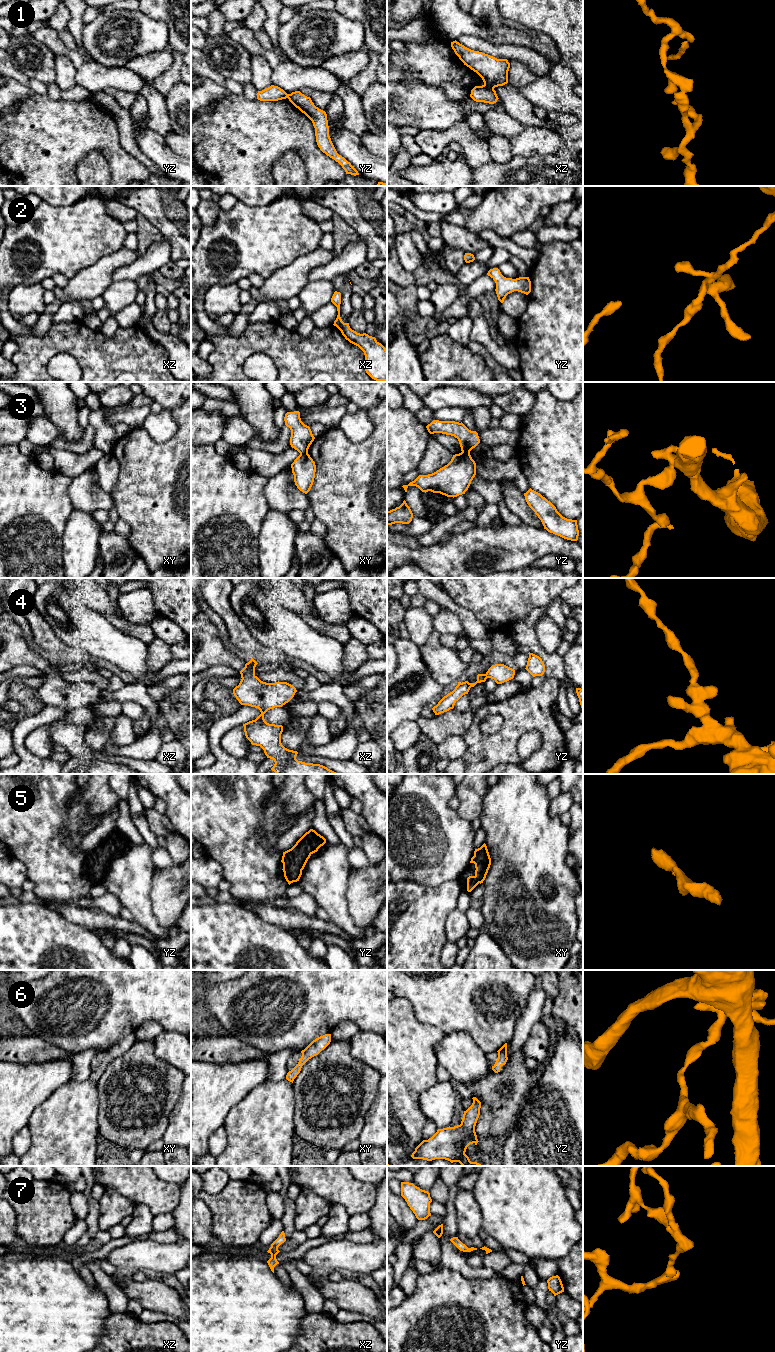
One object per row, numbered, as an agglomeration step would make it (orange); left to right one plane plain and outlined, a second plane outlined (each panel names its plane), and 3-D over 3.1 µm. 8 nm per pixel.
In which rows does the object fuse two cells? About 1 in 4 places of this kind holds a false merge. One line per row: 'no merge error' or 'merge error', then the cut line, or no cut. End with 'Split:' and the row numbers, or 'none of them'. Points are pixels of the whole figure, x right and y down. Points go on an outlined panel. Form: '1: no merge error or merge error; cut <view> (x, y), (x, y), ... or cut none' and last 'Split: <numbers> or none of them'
1: merge error; cut xz (484, 84), (493, 88)
2: no merge error; cut none
3: merge error; cut xy (307, 452), (300, 454)
4: no merge error; cut none
5: no merge error; cut none
6: no merge error; cut none
7: no merge error; cut none
Split: 1, 3

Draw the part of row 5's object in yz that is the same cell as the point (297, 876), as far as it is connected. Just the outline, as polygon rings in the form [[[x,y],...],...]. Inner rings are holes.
[[[310,829],[289,850],[283,852],[284,877],[288,884],[299,881],[310,856],[326,843],[326,839]]]

